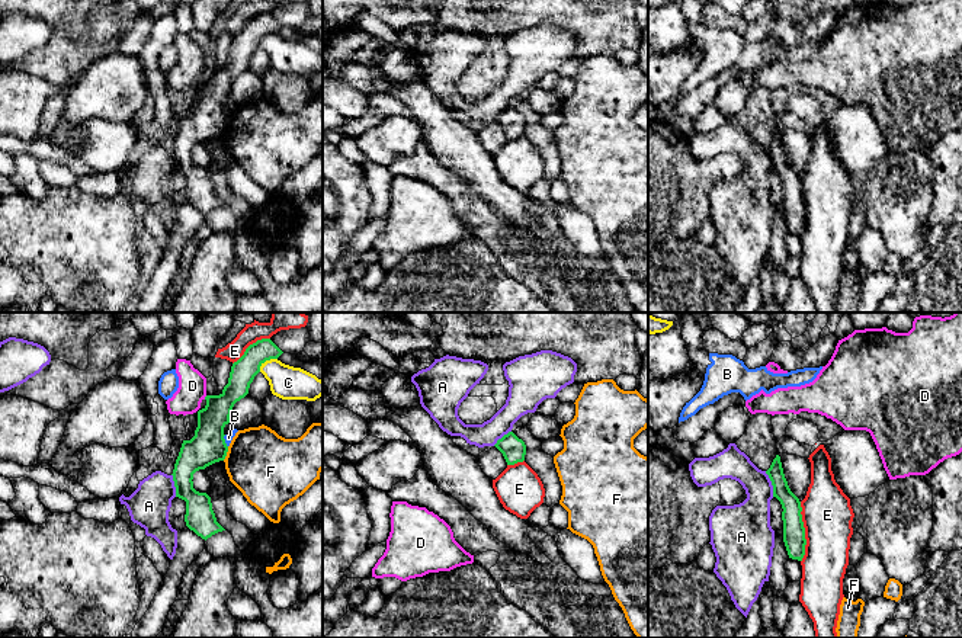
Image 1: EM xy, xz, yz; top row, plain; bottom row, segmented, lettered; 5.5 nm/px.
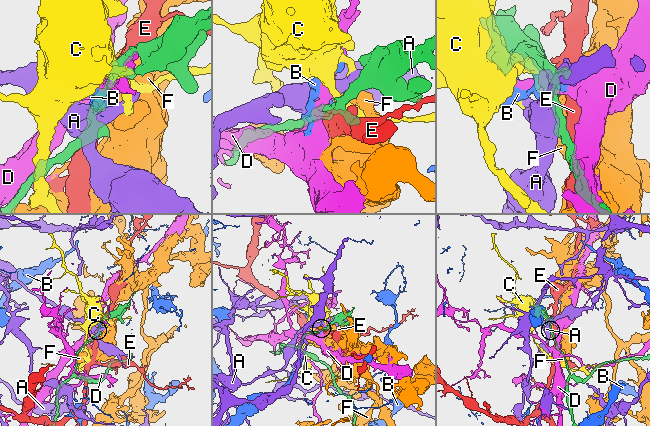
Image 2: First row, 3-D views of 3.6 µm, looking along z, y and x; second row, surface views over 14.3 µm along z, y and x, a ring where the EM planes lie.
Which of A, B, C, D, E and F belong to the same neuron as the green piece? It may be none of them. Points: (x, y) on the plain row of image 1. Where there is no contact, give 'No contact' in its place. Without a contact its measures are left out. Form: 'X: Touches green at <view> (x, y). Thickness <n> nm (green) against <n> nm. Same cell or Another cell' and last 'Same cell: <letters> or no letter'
A: Touches green at yz (772, 159). Thickness 110 nm (green) against 240 nm. Another cell
B: Touches green at xy (224, 115). Thickness 190 nm (green) against 50 nm. Another cell
C: Touches green at xy (266, 34). Thickness 140 nm (green) against 190 nm. Another cell
D: Touches green at xy (205, 71). Thickness 180 nm (green) against 160 nm. Another cell
E: Touches green at yz (804, 207). Thickness 130 nm (green) against 280 nm. Another cell
F: Touches green at xy (225, 128). Thickness 190 nm (green) against 380 nm. Another cell
Same cell: no letter

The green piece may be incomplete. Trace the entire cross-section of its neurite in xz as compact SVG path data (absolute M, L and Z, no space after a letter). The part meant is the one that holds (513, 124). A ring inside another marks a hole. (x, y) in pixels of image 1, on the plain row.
M509 106L494 119L504 131L507 140L525 135L526 119L513 106Z

